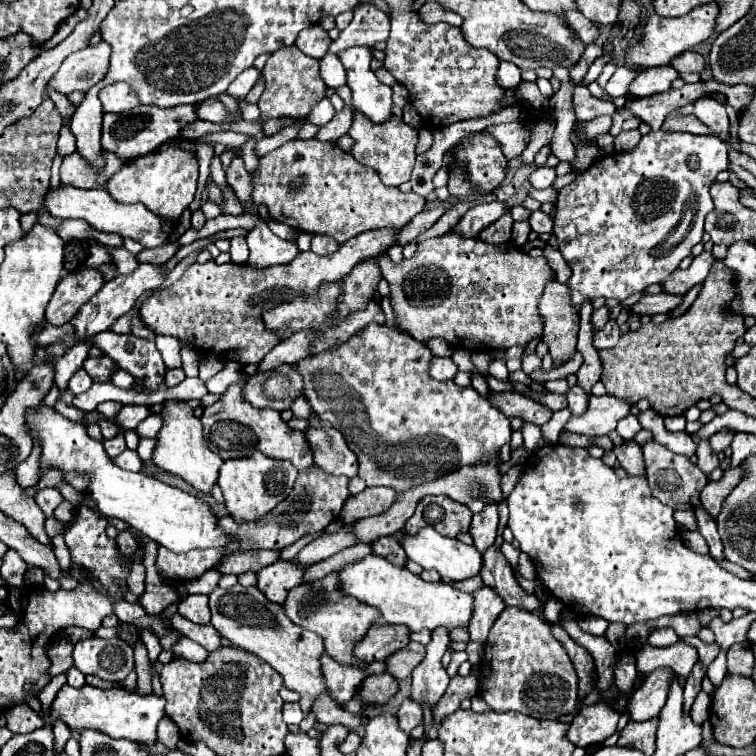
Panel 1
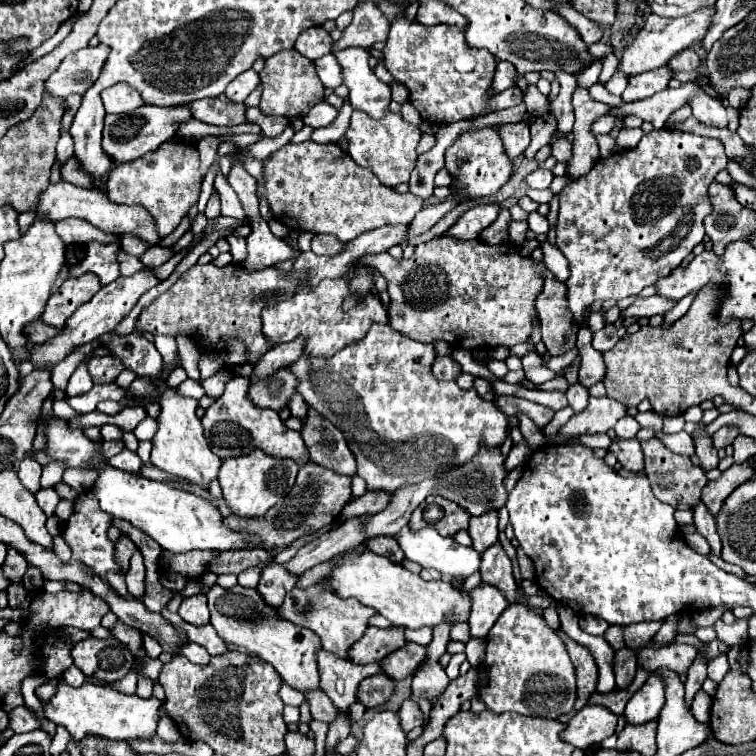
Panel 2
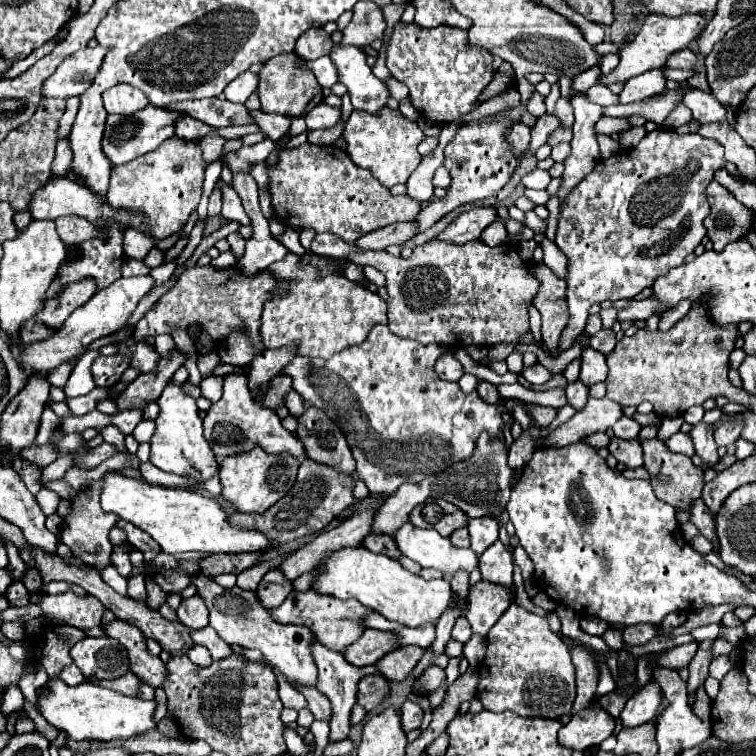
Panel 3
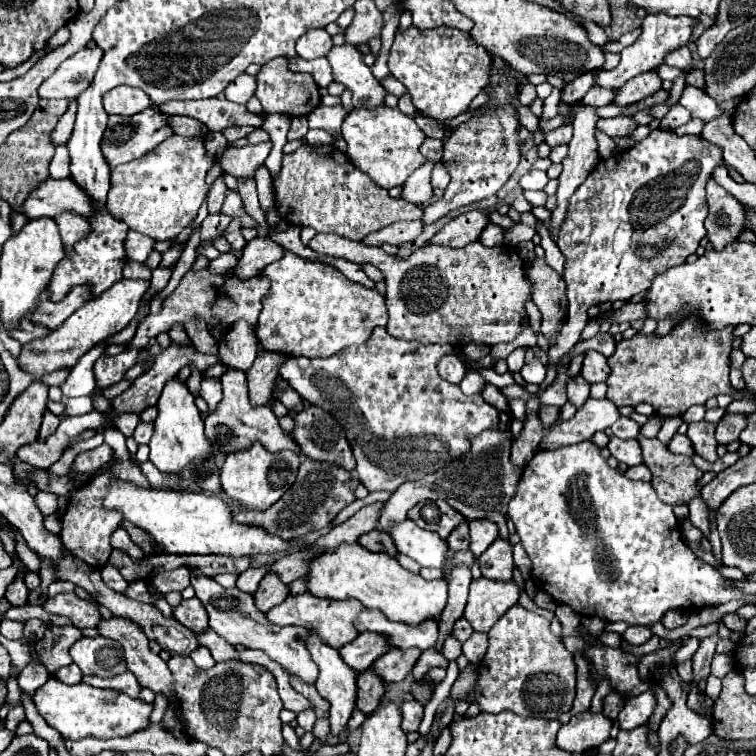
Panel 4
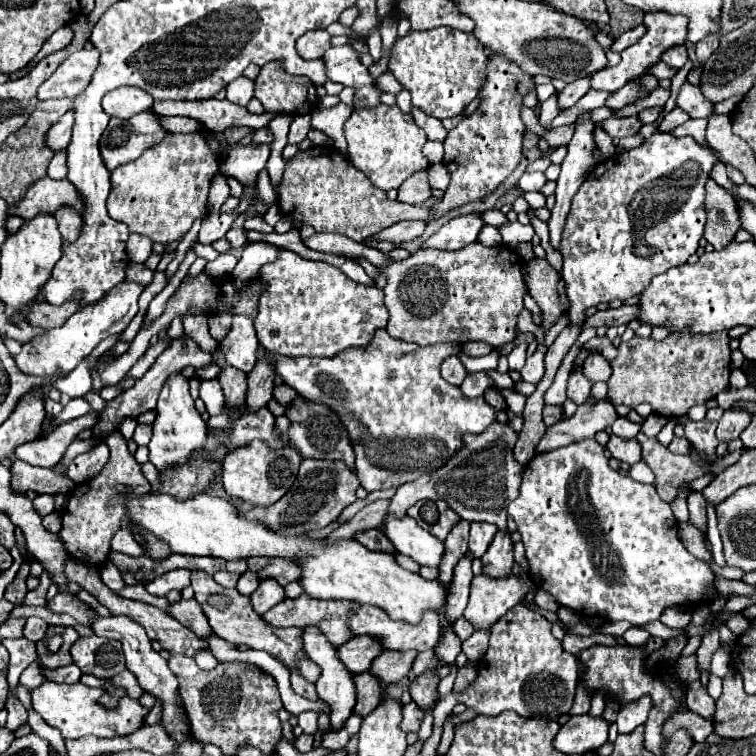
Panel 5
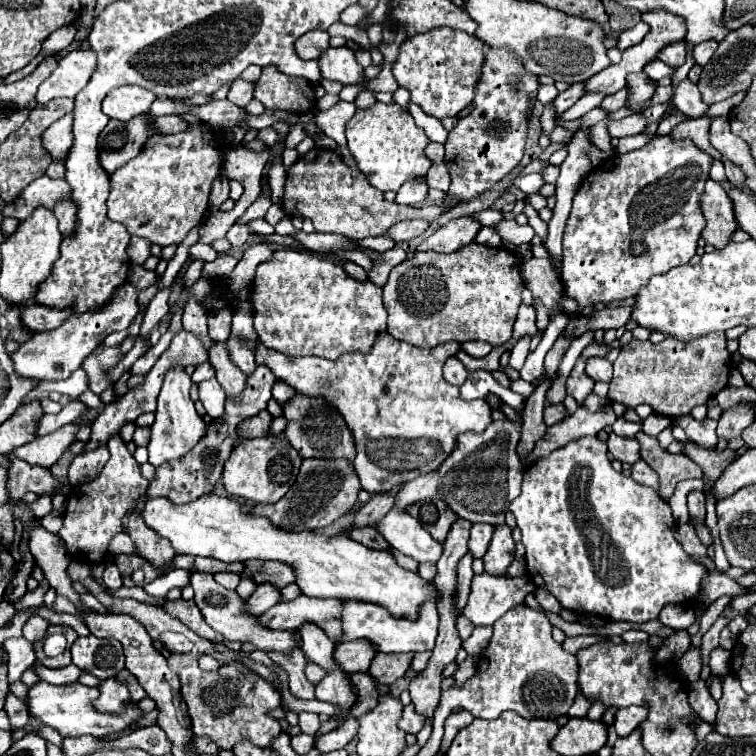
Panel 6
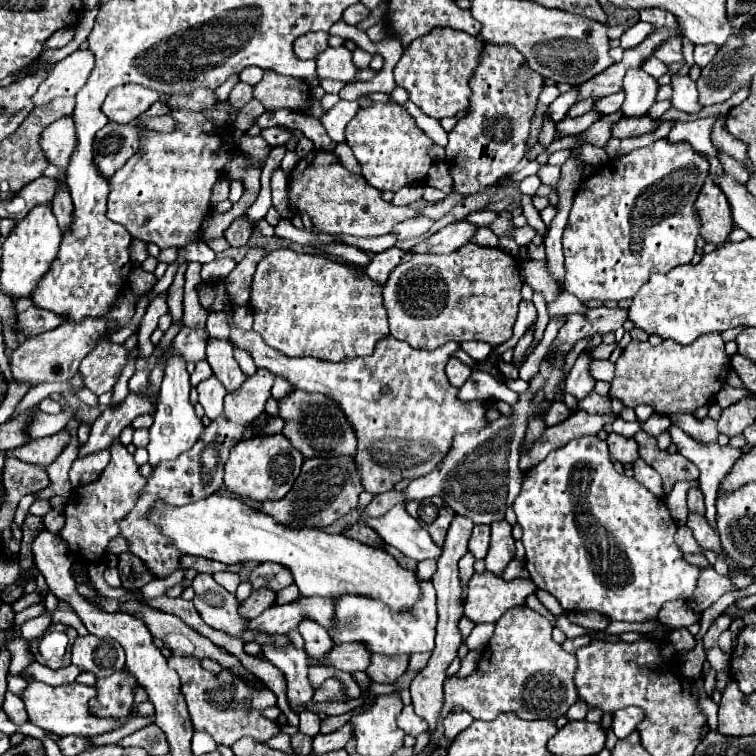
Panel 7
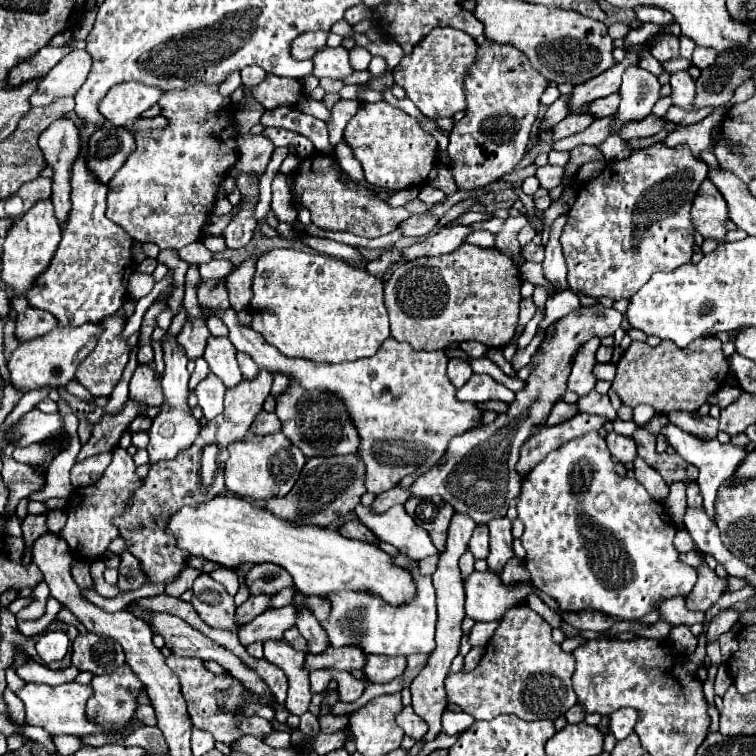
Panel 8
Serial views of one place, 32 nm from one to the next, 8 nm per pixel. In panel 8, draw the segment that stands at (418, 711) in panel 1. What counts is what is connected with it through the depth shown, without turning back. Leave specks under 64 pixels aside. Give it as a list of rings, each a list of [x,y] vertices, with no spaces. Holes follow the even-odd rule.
[[[406,706],[398,716],[396,716],[396,722],[398,726],[406,732],[406,736],[414,738],[414,740],[420,740],[424,738],[424,734],[428,732],[428,724],[418,716],[414,714],[414,710],[410,706]]]

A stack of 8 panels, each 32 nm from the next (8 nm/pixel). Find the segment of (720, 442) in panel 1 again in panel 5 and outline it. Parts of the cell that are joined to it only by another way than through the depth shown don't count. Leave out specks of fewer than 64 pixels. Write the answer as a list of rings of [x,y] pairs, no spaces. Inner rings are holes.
[[[726,410],[718,422],[718,428],[716,428],[716,436],[718,440],[724,440],[724,442],[730,442],[734,438],[740,436],[740,432],[750,424],[752,420],[752,414],[746,412],[746,410]]]

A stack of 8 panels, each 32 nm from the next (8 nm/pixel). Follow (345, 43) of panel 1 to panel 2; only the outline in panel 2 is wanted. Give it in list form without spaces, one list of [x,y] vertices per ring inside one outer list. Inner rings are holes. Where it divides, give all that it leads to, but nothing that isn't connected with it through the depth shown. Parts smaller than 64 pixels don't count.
[[[358,2],[350,26],[342,32],[342,38],[334,42],[332,50],[342,50],[348,46],[370,48],[374,42],[386,42],[388,30],[390,24],[374,2]]]

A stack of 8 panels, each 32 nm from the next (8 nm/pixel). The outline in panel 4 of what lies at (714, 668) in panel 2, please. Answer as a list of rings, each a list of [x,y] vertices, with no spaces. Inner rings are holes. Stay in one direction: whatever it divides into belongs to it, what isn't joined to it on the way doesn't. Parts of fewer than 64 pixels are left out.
[[[716,654],[711,663],[711,675],[724,678],[728,672],[734,669],[734,661],[730,654]]]

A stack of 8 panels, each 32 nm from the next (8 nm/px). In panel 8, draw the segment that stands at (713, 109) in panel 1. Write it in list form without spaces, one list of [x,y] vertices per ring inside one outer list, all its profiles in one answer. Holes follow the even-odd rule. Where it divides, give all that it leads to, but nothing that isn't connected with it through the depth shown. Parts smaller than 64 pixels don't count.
[[[688,72],[670,74],[670,86],[672,86],[674,106],[684,108],[684,110],[694,110],[692,96],[696,94],[696,86],[694,86],[694,80],[690,78],[690,74]]]

